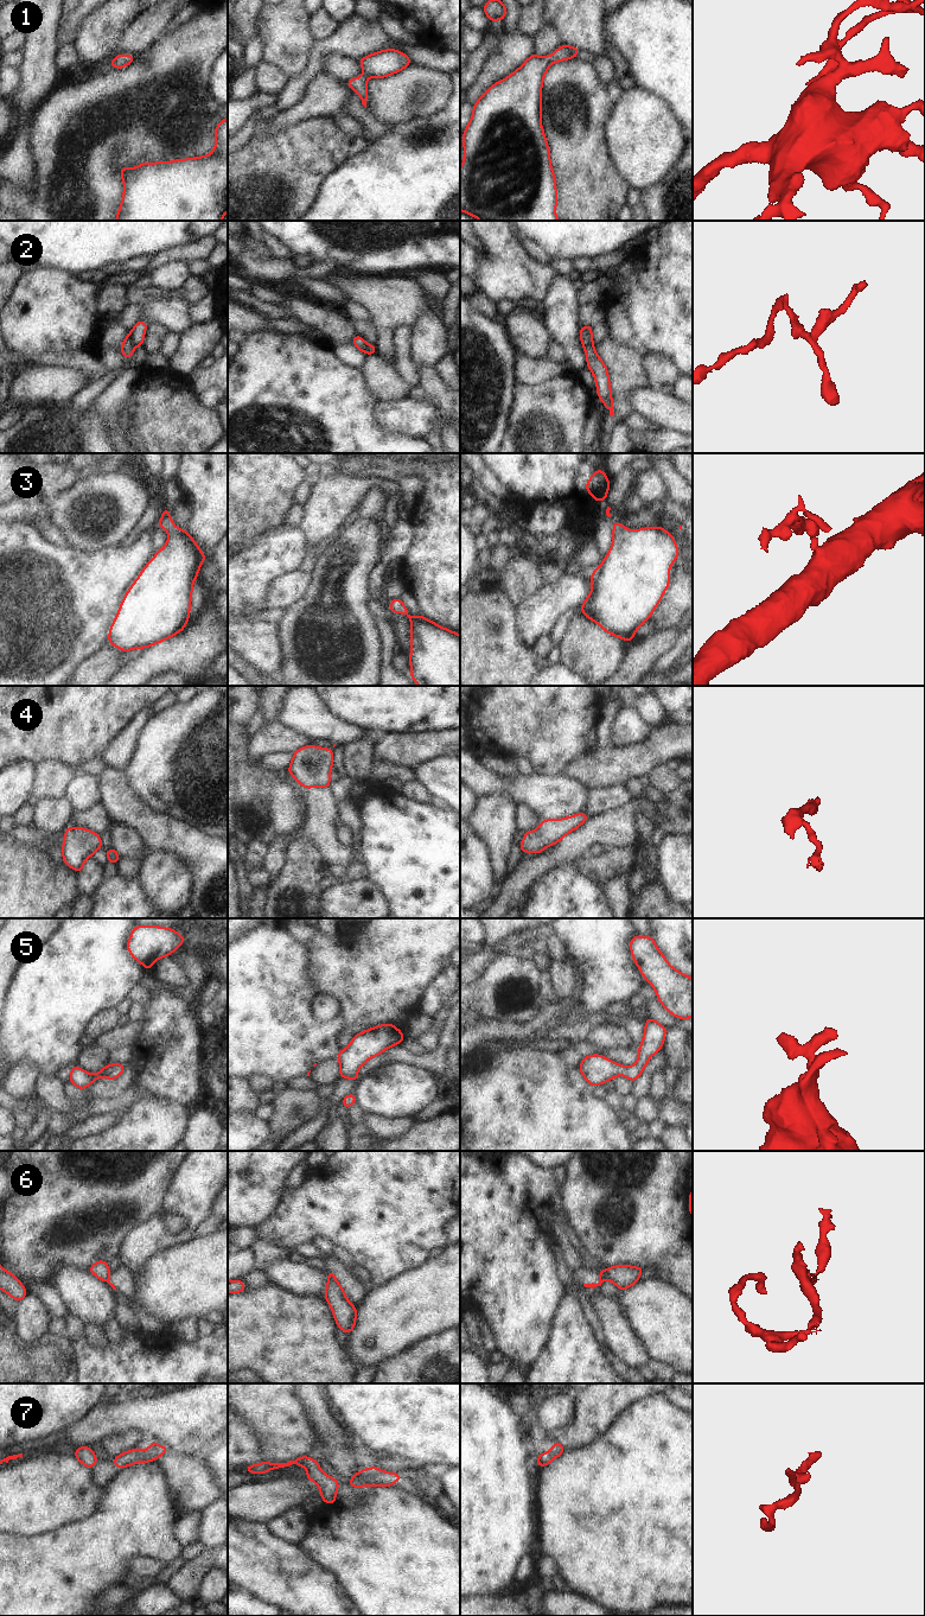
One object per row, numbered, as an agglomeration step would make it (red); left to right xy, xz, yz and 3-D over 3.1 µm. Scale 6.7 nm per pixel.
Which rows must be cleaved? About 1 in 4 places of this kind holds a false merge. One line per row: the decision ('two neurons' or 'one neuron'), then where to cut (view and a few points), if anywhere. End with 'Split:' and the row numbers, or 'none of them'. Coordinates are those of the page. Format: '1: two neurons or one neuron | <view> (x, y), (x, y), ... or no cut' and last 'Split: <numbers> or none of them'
1: one neuron | no cut
2: two neurons | xy (128, 336), (134, 347)
3: one neuron | no cut
4: one neuron | no cut
5: one neuron | no cut
6: two neurons | yz (599, 1273), (606, 1278)
7: one neuron | no cut
Split: 2, 6

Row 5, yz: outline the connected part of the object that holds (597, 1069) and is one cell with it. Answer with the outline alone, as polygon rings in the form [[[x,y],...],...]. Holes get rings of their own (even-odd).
[[[652,1017],[644,1024],[643,1043],[639,1045],[638,1061],[634,1065],[624,1067],[599,1054],[582,1058],[579,1070],[592,1087],[614,1080],[617,1075],[624,1075],[632,1082],[639,1077],[649,1058],[662,1049],[666,1033],[666,1026],[658,1024]]]

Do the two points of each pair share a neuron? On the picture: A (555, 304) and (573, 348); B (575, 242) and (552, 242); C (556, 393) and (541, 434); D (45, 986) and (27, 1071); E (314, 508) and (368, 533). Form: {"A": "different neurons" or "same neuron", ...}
{"A": "same neuron", "B": "same neuron", "C": "same neuron", "D": "different neurons", "E": "different neurons"}

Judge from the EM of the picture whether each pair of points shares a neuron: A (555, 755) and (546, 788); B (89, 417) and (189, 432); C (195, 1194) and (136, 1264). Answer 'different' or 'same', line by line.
A: different
B: same
C: same

